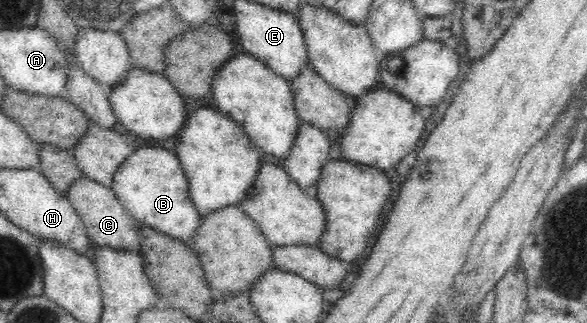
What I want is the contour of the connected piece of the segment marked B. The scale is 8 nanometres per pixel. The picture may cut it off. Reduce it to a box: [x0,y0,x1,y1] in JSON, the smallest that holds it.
[111,146,201,244]

